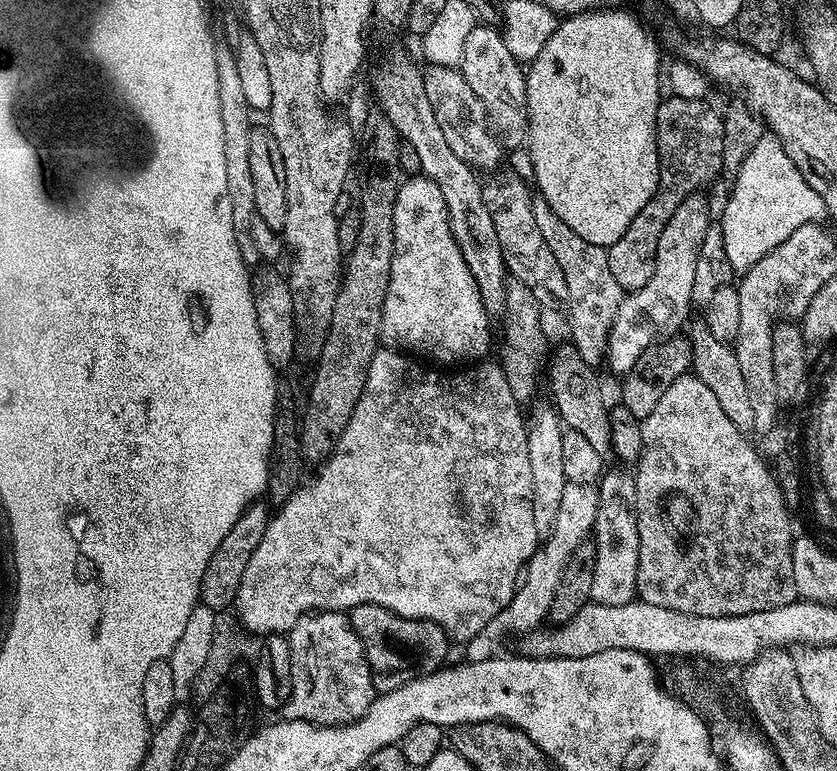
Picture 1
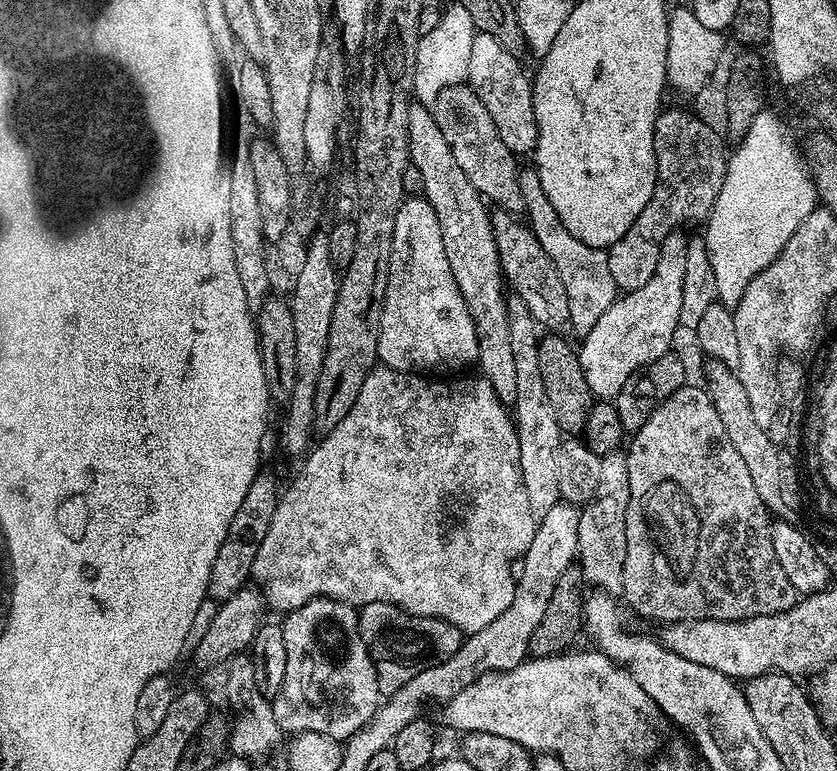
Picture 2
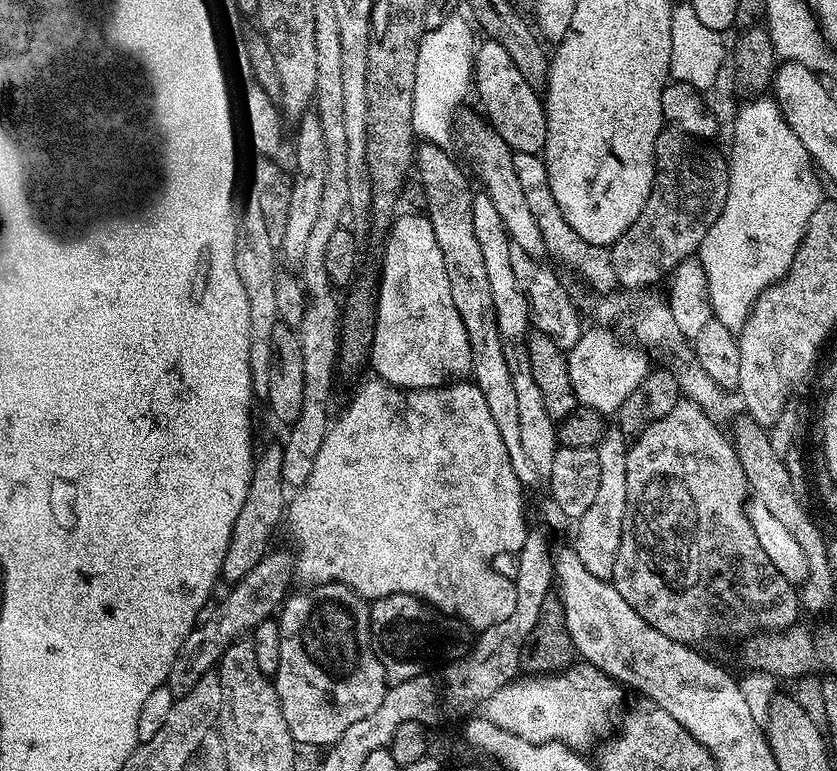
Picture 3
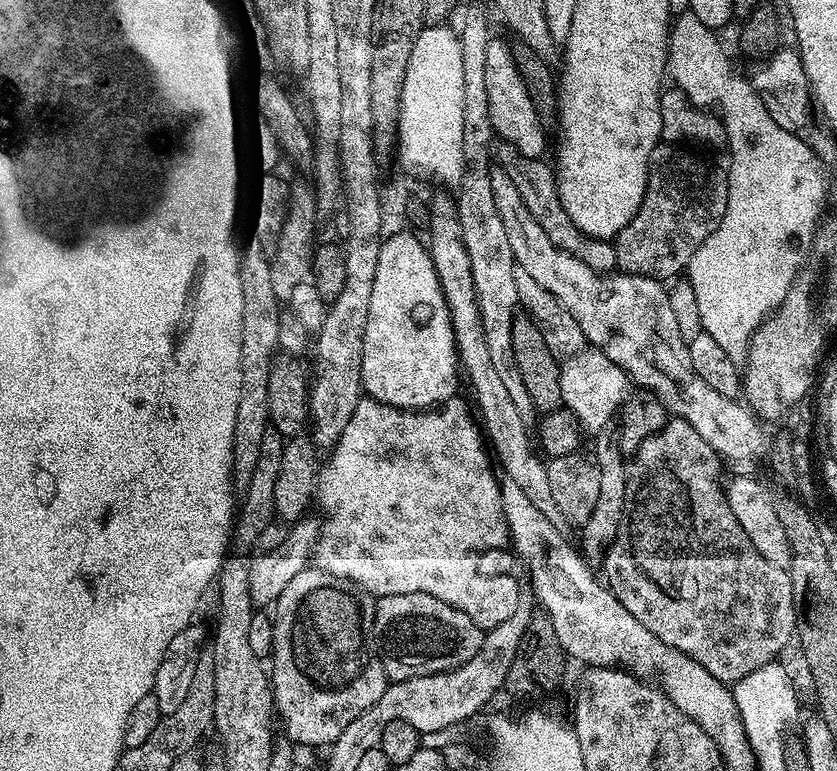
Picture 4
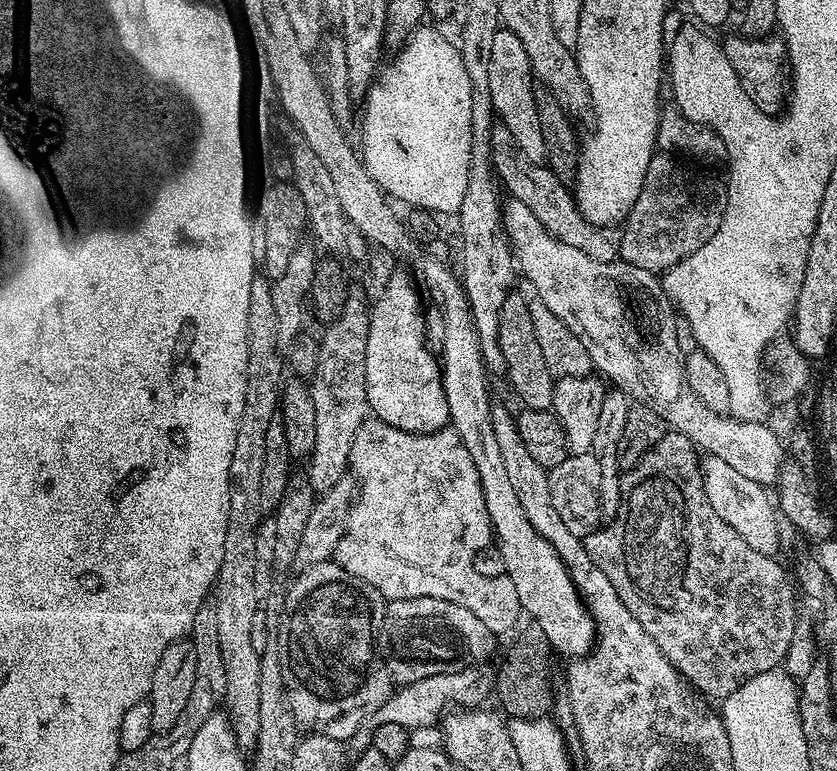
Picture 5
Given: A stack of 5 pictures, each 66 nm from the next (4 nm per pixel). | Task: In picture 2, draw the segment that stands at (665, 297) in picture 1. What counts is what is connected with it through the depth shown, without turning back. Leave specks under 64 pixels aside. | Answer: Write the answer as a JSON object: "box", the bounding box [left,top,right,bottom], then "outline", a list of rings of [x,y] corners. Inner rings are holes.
{"box":[578,230,689,398],"outline":[[[677,230],[668,235],[658,258],[654,278],[633,292],[623,293],[578,344],[582,373],[593,397],[614,398],[647,364],[669,355],[672,339],[681,327],[683,283],[689,237]]]}

